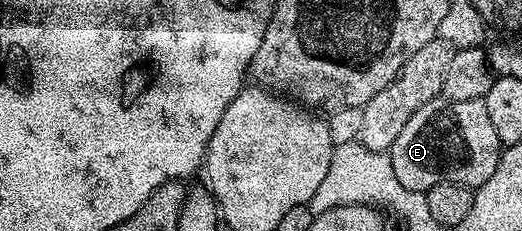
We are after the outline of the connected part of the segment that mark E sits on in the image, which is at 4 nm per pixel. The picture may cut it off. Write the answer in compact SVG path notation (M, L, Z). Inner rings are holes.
M444 97L434 102L423 104L407 125L403 132L395 139L395 144L387 151L391 164L395 168L395 176L399 176L399 184L403 188L412 190L415 194L424 194L425 191L435 188L435 184L463 184L464 186L478 187L484 184L495 172L495 164L499 164L503 147L495 127L487 117L487 104L483 100L455 100L450 102Z

